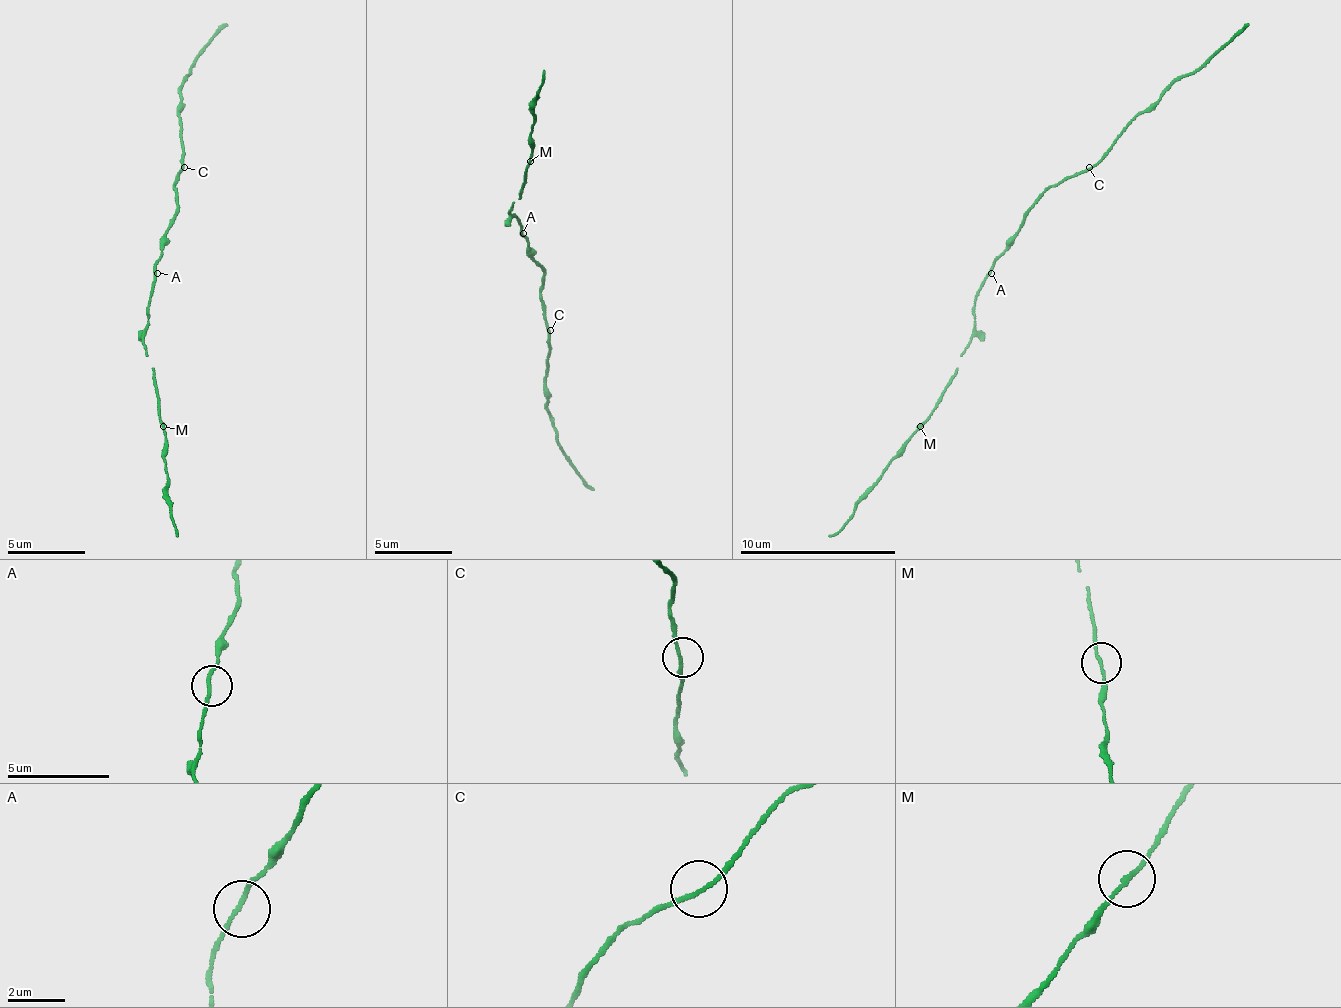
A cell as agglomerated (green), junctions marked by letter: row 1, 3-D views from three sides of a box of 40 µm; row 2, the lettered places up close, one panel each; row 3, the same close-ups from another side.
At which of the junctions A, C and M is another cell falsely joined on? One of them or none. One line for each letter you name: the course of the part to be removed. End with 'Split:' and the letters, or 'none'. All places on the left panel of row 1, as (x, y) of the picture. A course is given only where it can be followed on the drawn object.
Split: none

